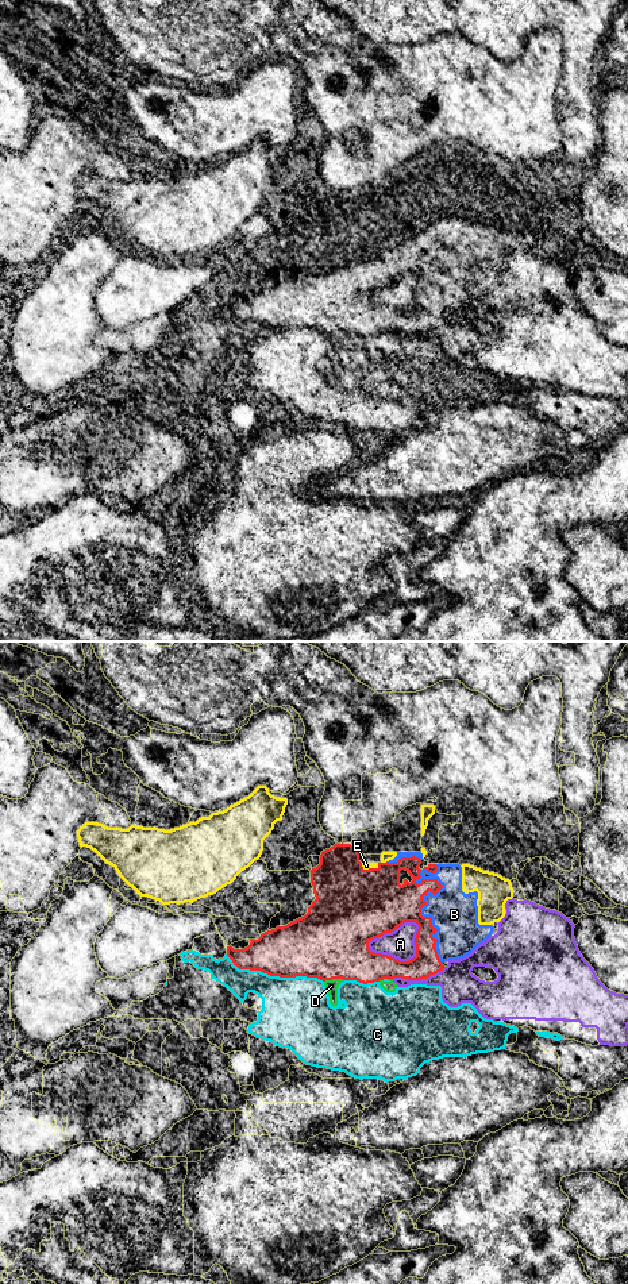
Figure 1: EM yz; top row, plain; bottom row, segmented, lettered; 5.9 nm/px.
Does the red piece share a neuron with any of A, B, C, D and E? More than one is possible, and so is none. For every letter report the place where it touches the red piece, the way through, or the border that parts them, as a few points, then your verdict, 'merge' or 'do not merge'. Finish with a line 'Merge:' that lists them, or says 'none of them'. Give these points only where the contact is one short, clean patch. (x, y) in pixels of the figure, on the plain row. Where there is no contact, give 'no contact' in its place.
A: meets red in yz at (392, 282); do not merge
B: meets red in yz at (423, 251); merge
C: meets red in yz at (274, 327); do not merge
D: meets red in yz at (334, 330); do not merge
E: meets red in yz at (384, 215); do not merge
Merge: B

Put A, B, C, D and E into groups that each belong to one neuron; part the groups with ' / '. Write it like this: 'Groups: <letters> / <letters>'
Groups: A / B / C D / E

